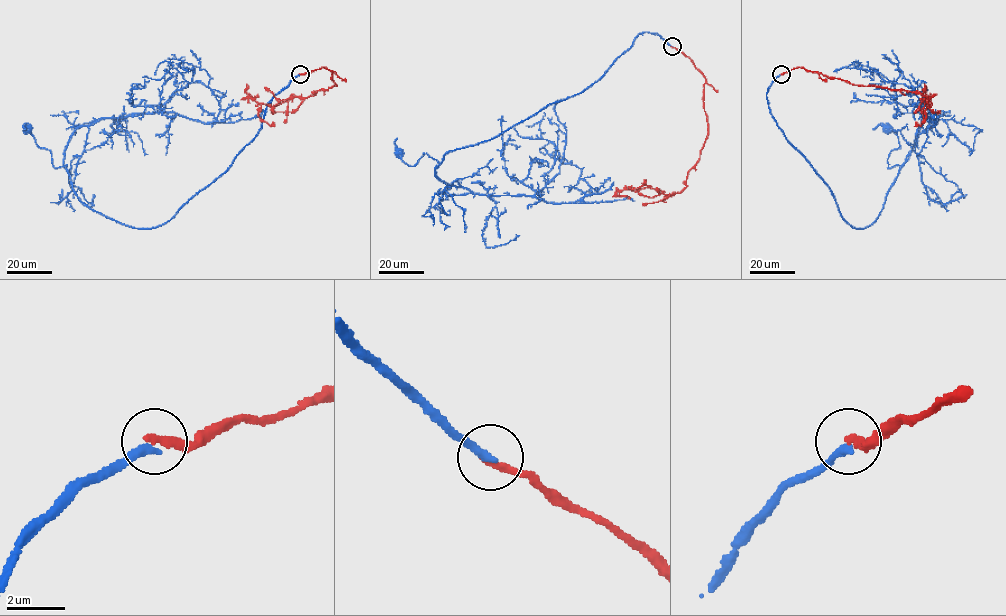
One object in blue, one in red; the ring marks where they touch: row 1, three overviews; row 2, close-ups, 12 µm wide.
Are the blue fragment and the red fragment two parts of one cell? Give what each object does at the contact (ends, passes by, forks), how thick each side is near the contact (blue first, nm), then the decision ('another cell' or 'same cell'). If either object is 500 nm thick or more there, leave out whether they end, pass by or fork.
blue ends; red ends; calibres 280 and 280 nm; another cell

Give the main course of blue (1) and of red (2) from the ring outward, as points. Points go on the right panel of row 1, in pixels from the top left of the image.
1: (781, 74), (766, 94), (769, 111), (855, 228), (879, 216), (901, 166), (888, 167), (900, 145), (887, 129)
2: (781, 74), (803, 67), (857, 85), (929, 96), (932, 104), (925, 103), (924, 119), (920, 125), (915, 122)

